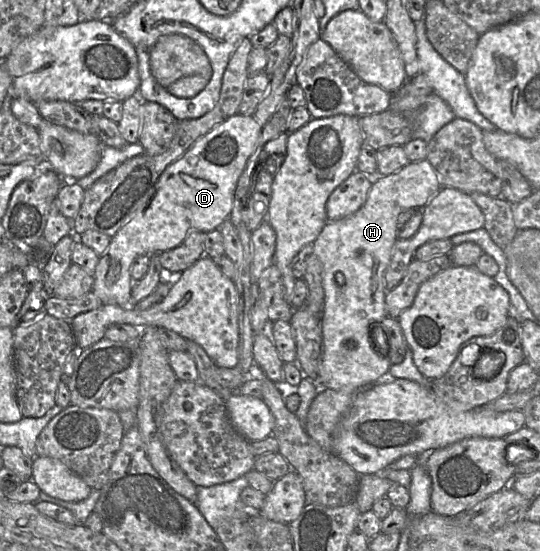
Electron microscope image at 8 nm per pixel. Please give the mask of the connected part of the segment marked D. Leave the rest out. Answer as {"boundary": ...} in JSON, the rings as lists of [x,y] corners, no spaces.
{"boundary":[[[237,113],[198,139],[181,157],[163,170],[151,188],[148,199],[138,206],[130,215],[129,221],[111,237],[108,248],[99,257],[92,291],[103,305],[130,306],[133,284],[130,269],[138,256],[150,256],[175,248],[192,231],[207,233],[220,229],[221,224],[230,216],[239,177],[256,148],[262,128],[253,115]]]}

